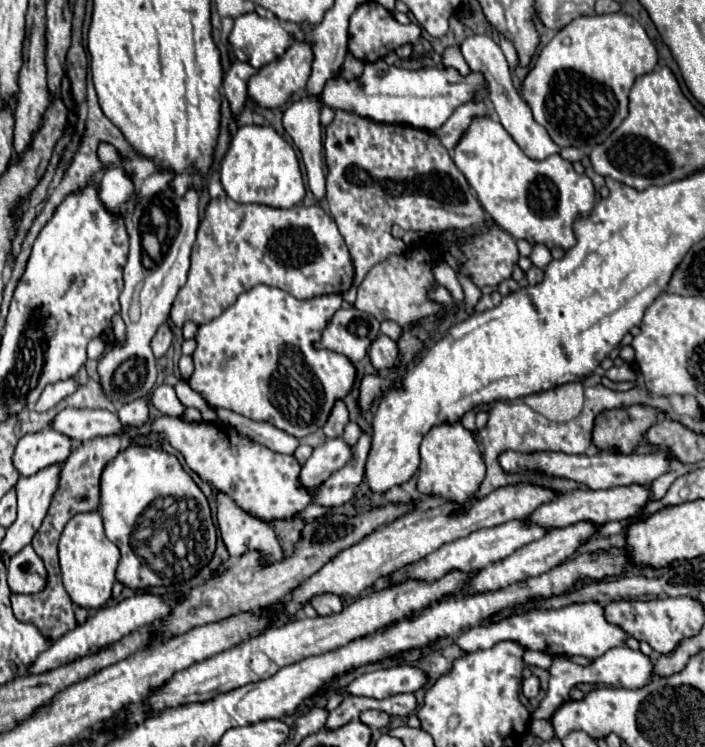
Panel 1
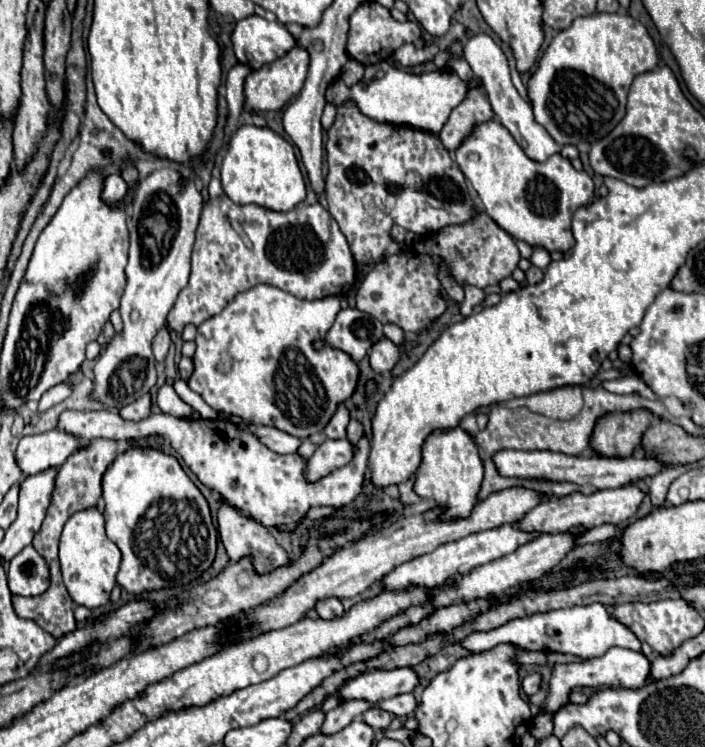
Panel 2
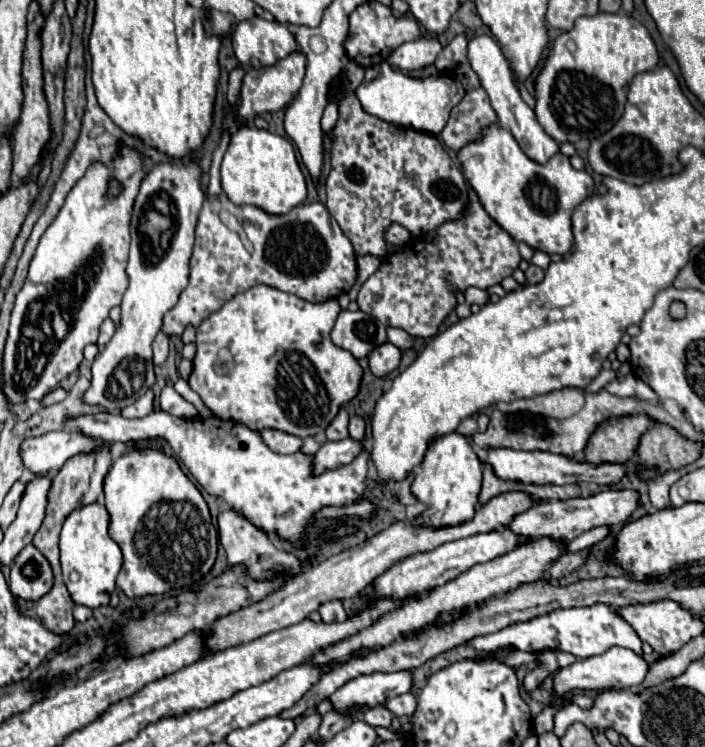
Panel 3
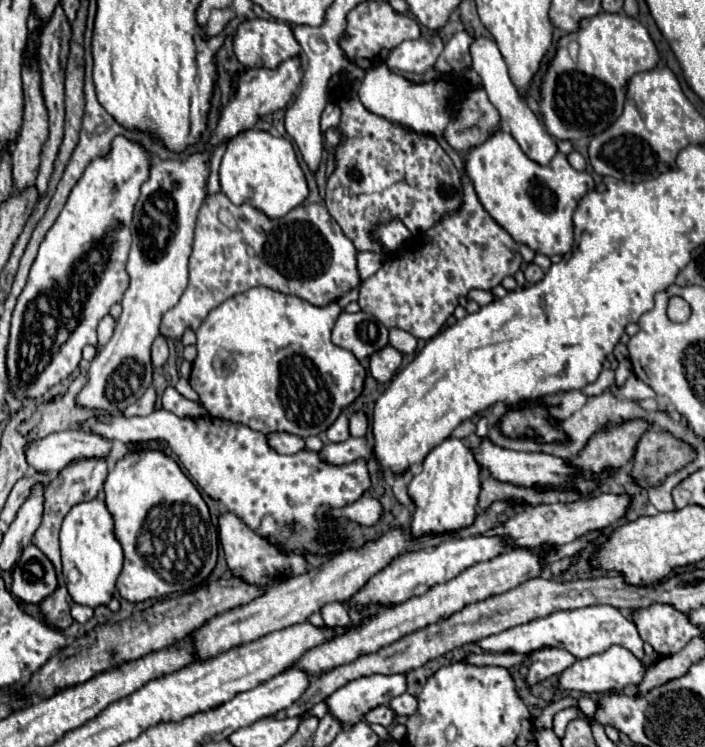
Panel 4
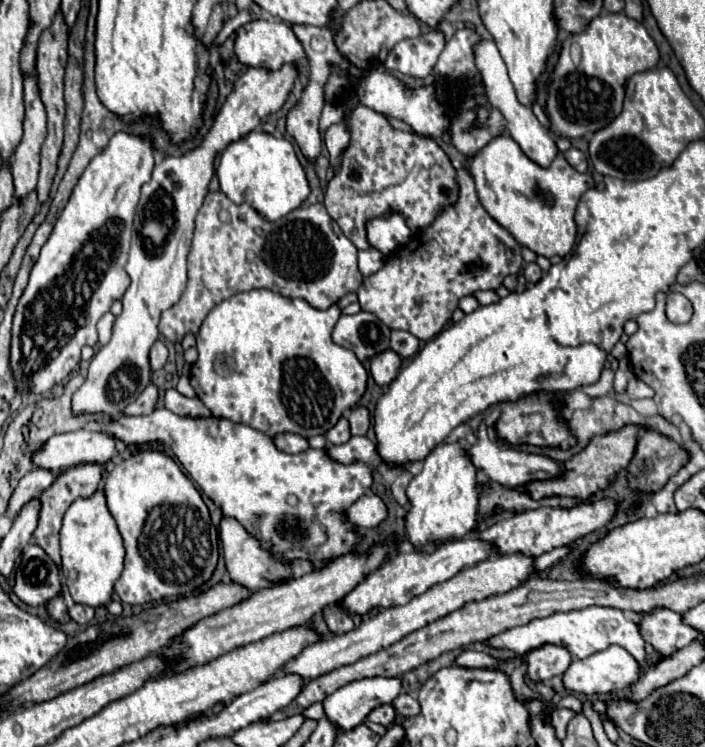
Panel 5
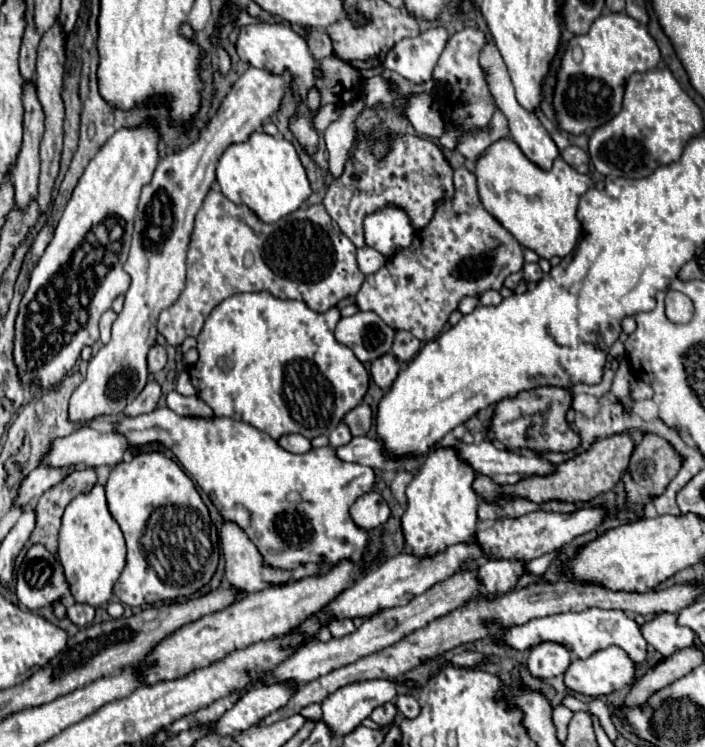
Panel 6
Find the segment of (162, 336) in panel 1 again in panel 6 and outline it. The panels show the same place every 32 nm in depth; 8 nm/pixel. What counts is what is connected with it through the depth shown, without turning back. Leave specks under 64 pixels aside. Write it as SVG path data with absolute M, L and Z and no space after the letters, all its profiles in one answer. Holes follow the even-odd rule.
M154 344L148 354L148 370L160 372L164 368L164 364L166 364L166 348L160 344Z

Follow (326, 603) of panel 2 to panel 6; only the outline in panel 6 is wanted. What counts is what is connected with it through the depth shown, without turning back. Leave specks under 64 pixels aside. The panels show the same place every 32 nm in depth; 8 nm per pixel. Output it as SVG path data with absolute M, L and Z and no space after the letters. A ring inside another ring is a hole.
M332 618L332 620L328 620L328 628L330 628L330 632L332 632L334 638L342 638L342 636L346 636L346 634L350 634L350 632L356 630L354 622L348 620L348 618L344 618L344 620Z

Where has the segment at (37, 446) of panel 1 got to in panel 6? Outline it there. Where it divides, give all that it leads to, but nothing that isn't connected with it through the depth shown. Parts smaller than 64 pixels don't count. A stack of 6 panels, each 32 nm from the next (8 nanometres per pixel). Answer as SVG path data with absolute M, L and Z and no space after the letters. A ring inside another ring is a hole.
M80 428L68 436L52 440L42 464L52 468L70 466L114 466L122 460L128 442L118 432L98 432Z

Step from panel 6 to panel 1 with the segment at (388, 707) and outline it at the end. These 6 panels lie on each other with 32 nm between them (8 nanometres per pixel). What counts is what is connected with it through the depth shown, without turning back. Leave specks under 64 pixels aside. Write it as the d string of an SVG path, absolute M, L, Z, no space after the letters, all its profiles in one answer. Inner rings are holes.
M366 710L360 714L360 720L370 728L384 728L390 722L390 716L380 710Z

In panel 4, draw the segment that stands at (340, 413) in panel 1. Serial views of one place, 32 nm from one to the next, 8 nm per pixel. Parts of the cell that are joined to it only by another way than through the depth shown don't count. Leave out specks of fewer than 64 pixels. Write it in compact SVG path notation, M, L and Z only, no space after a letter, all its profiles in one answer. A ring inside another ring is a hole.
M342 412L342 414L336 418L336 424L332 424L332 428L328 428L326 436L328 436L330 442L344 442L346 438L350 438L350 432L348 432L348 416L346 416L346 412Z

